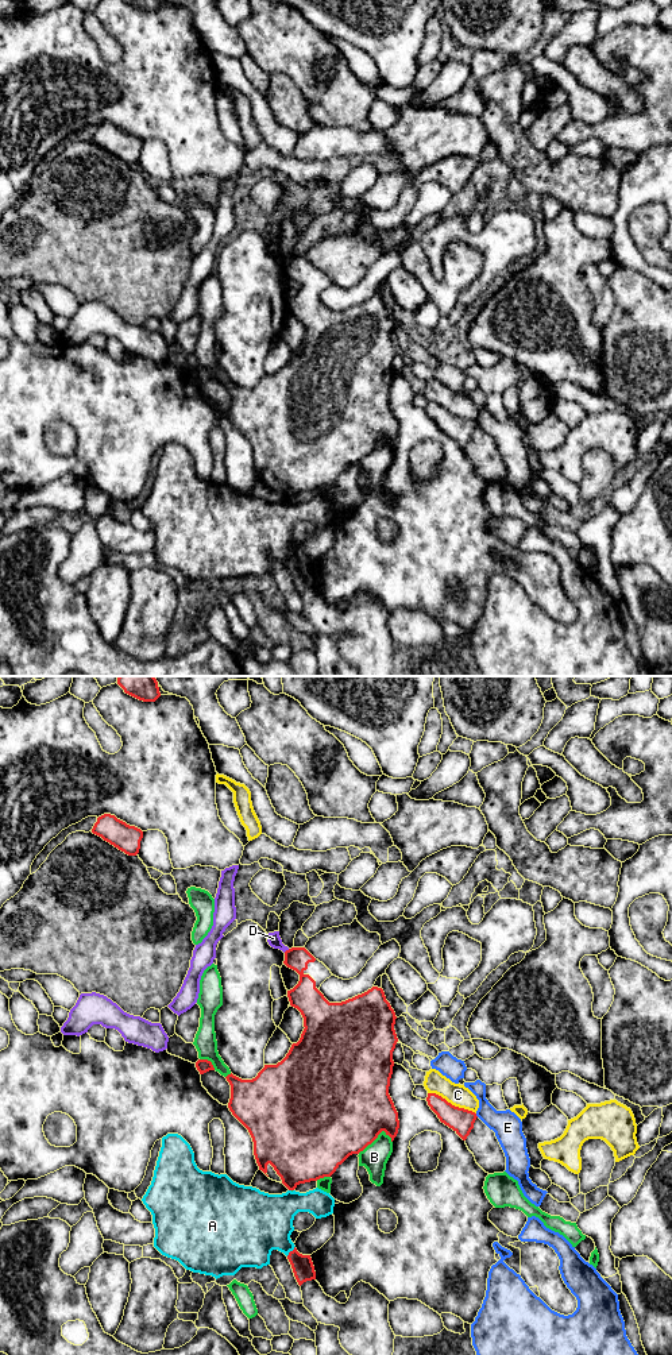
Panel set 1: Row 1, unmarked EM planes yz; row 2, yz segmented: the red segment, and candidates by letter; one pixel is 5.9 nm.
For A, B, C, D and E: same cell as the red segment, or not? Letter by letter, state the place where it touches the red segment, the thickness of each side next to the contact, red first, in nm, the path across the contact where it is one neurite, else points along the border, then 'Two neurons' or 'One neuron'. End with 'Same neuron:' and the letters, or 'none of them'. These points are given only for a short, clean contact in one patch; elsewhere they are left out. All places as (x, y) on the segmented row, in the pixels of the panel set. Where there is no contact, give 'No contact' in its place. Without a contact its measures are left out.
A: Touches red at yz (290, 1251). Thickness 130 nm (red) against 360 nm. Two neurons
B: Touches red at yz (374, 1139). Thickness 500 nm (red) against 160 nm. Two neurons
C: Touches red at yz (451, 1104). Thickness 150 nm (red) against 130 nm. Two neurons
D: Touches red at yz (286, 950). Thickness 140 nm (red) against 80 nm. Boundary: yz (289, 949), (284, 952). Two neurons
E: Touches red at yz (475, 1115). Thickness 150 nm (red) against 170 nm. Boundary: yz (475, 1114), (478, 1116). Two neurons
Same neuron: none of them

